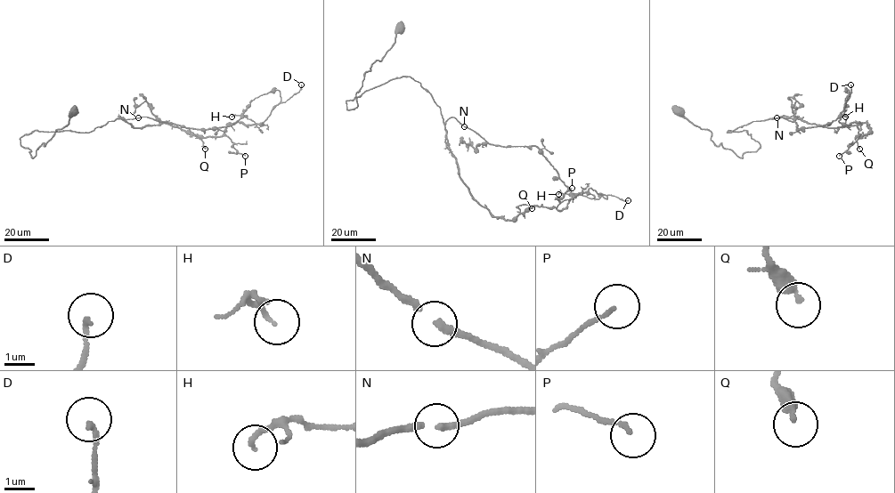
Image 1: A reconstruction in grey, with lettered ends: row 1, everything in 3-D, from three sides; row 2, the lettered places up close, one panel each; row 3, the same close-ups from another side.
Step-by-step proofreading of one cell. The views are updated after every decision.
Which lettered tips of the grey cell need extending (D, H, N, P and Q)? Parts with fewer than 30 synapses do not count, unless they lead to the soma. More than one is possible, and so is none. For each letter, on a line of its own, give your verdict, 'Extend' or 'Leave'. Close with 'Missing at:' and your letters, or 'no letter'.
D: Leave
H: Leave
N: Leave
P: Leave
Q: Leave
Missing at: no letter

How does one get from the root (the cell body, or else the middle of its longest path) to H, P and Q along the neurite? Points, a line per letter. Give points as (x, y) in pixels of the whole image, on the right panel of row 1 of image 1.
H: (679, 111), (740, 157), (760, 143), (727, 132), (753, 121), (870, 131), (858, 137), (845, 117)
P: (679, 111), (740, 157), (760, 143), (746, 130), (727, 132), (753, 121), (866, 123), (870, 131), (839, 156)
Q: (679, 111), (740, 157), (760, 143), (746, 130), (727, 132), (781, 117), (866, 123), (859, 149)

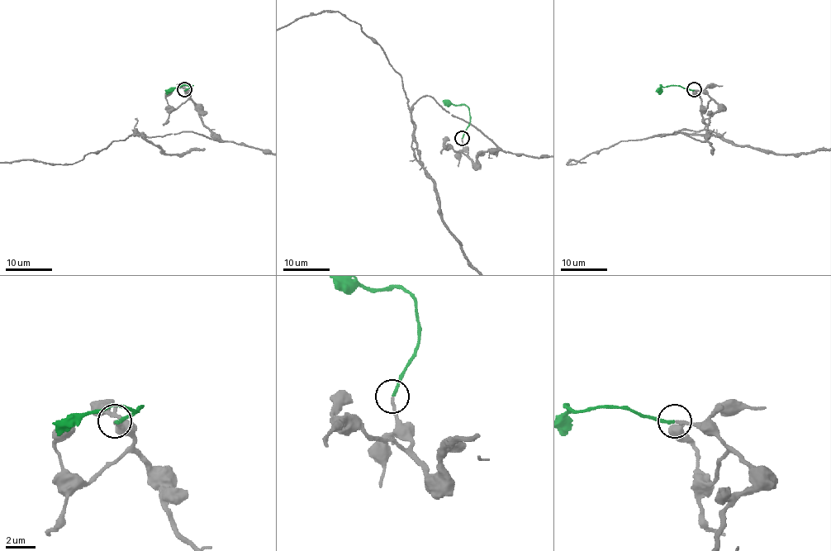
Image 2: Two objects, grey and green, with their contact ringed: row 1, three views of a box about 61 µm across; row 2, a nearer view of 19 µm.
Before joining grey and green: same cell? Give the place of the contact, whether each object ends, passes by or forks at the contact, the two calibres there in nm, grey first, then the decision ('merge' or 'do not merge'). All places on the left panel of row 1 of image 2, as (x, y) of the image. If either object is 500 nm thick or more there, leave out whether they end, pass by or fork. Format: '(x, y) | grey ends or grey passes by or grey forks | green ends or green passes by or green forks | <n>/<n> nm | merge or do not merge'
(184, 89) | grey ends | green ends | 200/180 nm | merge

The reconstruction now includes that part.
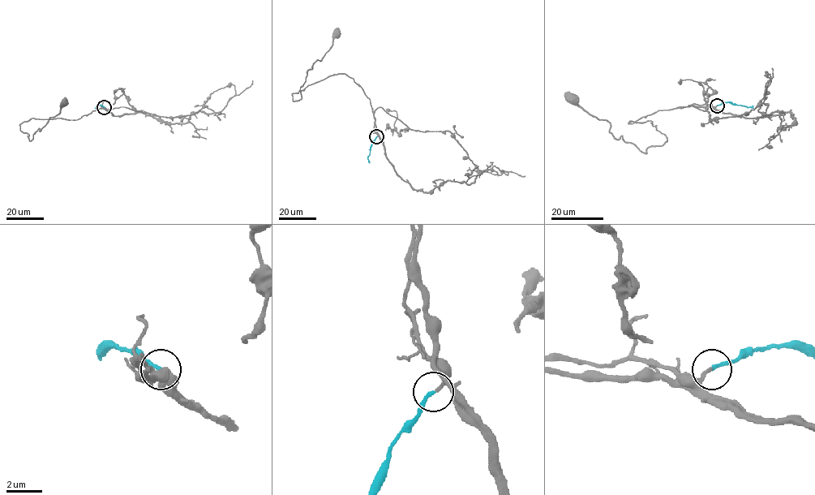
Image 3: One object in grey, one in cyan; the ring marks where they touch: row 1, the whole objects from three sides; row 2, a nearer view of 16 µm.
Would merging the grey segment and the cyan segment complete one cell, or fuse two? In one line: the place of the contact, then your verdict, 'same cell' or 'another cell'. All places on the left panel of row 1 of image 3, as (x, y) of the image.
place (104, 107); same cell

